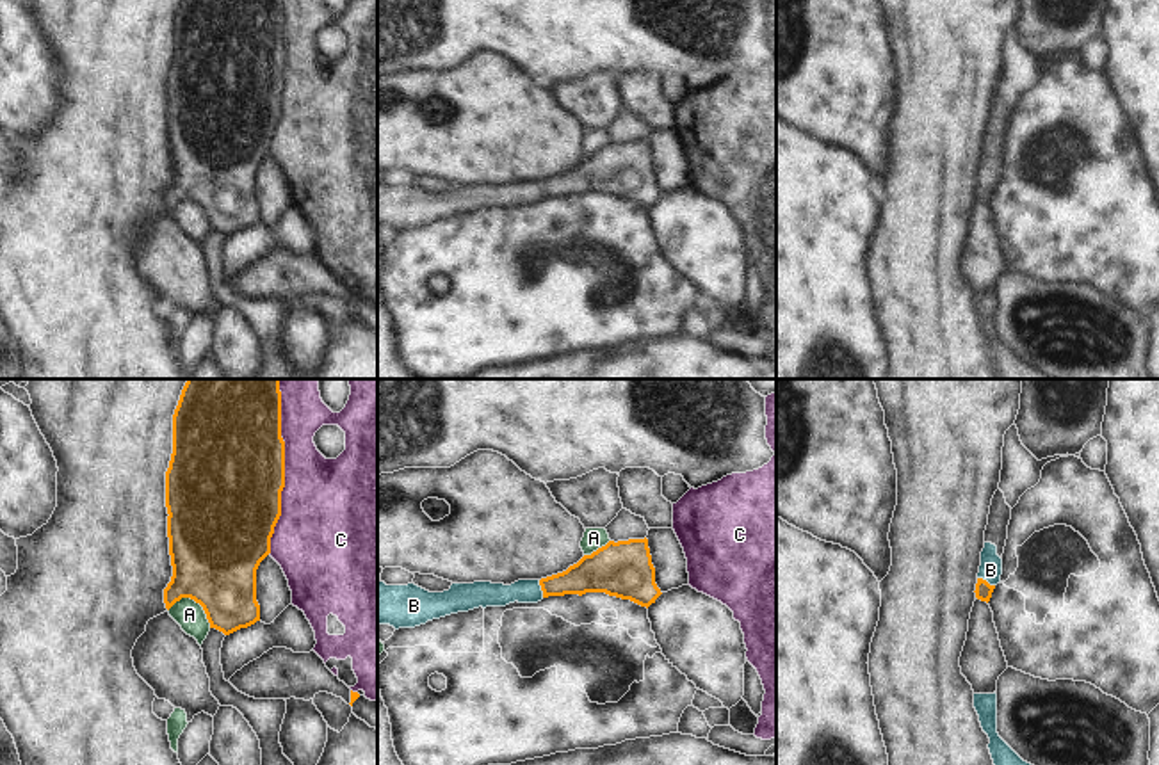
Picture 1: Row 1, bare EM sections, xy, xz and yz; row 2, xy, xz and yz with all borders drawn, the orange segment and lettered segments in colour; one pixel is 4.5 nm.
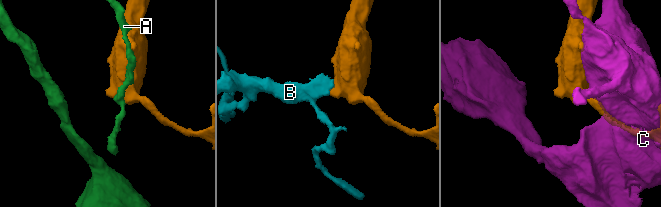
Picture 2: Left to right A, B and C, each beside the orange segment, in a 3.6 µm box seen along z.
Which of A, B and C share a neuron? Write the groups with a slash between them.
A / B / C

